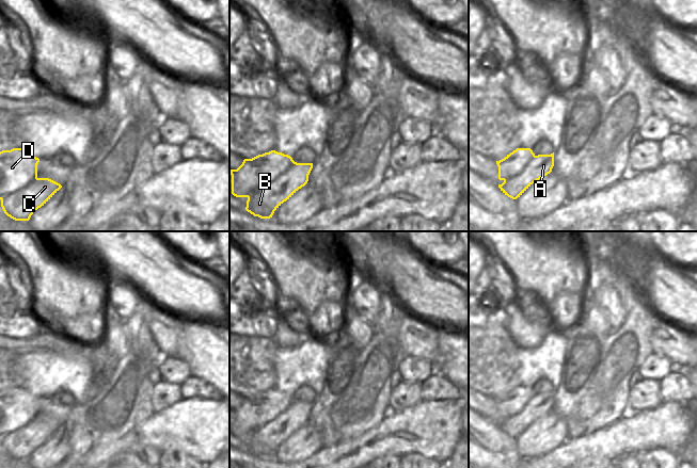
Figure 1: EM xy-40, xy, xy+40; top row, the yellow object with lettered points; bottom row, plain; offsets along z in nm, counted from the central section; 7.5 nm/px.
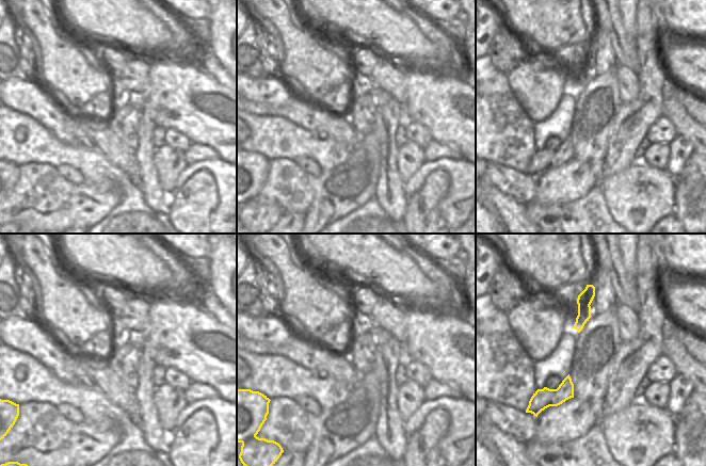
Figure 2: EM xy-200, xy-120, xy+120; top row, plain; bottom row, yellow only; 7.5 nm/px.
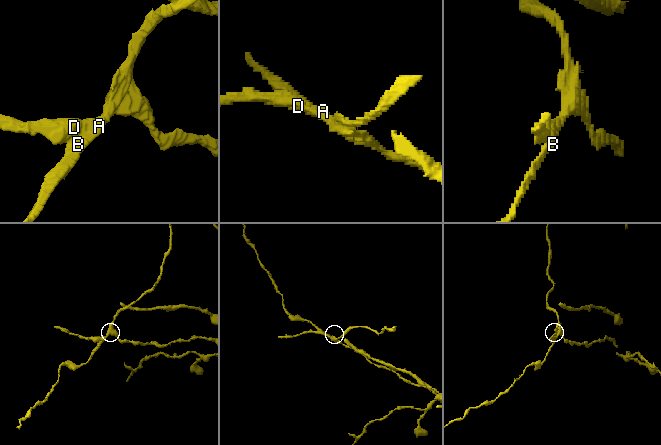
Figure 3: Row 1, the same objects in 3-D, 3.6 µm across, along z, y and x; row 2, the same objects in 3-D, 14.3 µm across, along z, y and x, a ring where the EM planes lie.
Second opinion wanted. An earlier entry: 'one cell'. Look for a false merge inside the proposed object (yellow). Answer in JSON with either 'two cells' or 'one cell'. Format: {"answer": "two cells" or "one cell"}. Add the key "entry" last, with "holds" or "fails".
{"answer": "two cells", "entry": "fails"}

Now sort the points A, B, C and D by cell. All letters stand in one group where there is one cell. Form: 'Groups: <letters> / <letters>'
Groups: A B C / D.

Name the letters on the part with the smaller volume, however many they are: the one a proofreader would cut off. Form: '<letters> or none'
D

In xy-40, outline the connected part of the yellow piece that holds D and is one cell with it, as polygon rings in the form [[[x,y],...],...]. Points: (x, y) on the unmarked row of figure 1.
[[[22,387],[0,390],[0,438],[33,421],[38,401],[38,397]]]

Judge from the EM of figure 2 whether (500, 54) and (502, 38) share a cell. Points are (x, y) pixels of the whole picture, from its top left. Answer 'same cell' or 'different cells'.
same cell

